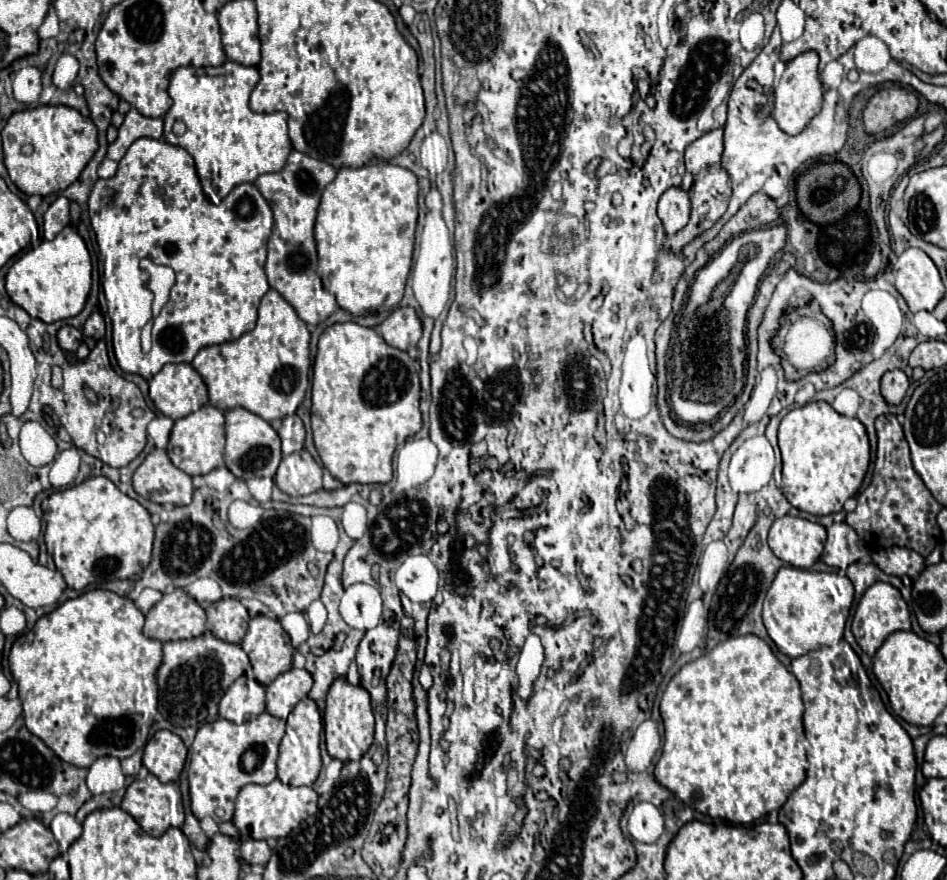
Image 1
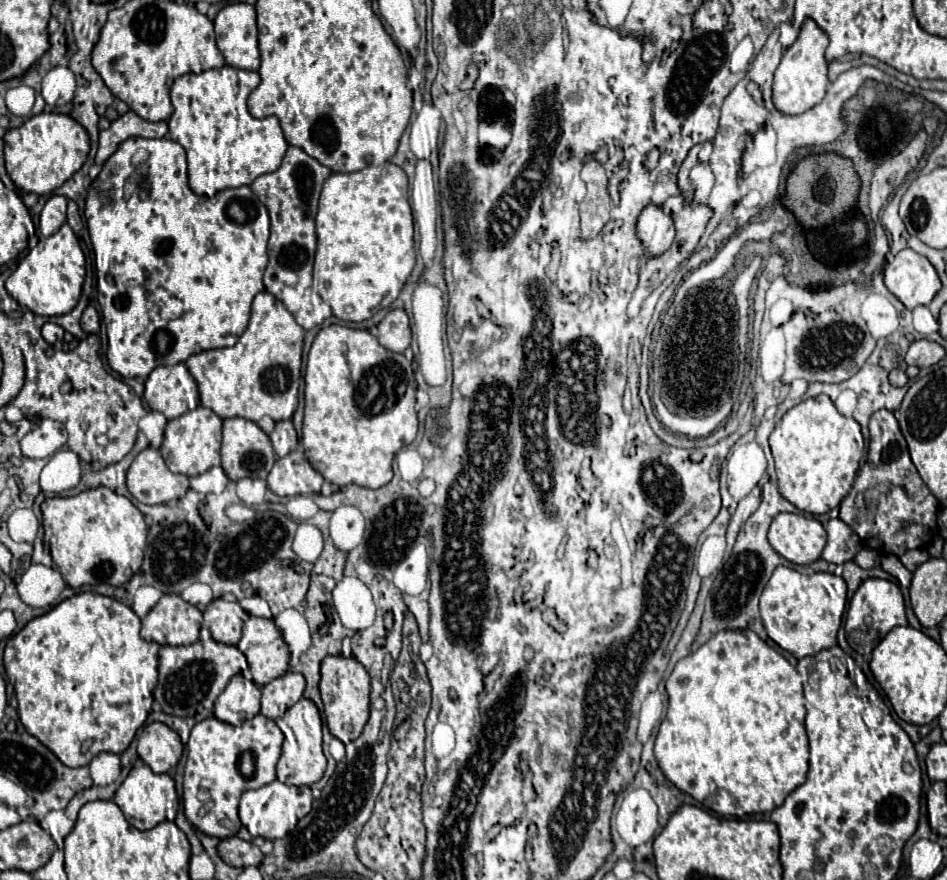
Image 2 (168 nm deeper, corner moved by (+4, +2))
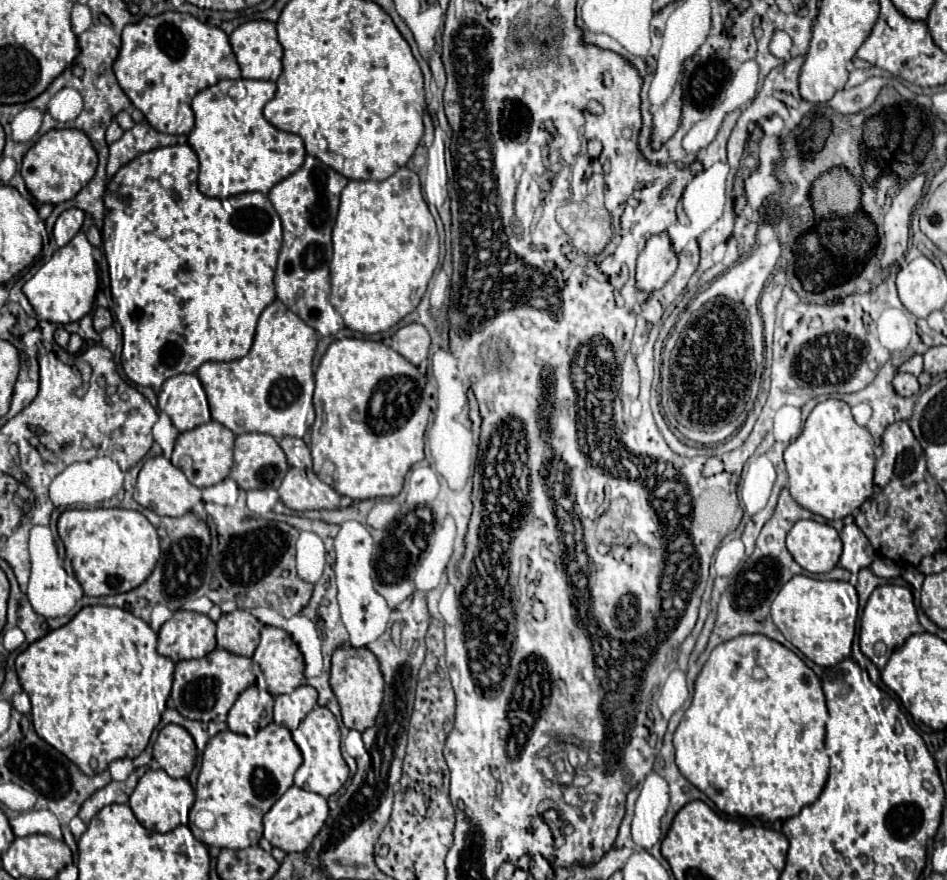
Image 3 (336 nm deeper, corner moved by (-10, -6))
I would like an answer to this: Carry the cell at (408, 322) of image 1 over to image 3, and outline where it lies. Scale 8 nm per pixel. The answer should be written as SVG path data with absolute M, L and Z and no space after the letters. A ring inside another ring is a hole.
M406 324L392 336L390 346L408 362L418 366L428 356L430 336L422 324Z

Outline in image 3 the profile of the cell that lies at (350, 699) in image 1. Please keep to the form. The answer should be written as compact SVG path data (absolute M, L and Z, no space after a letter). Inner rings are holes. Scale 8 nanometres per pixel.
M342 646L336 648L332 654L332 672L330 672L330 686L338 698L340 712L342 712L342 722L350 730L364 732L366 728L374 726L374 720L380 712L382 696L384 696L384 680L382 672L378 666L376 656L368 648L352 648L352 646Z

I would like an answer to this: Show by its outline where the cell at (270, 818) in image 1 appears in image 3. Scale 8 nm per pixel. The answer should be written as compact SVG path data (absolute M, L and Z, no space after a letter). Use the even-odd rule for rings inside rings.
M290 786L280 800L276 800L276 804L262 816L262 826L264 826L264 838L284 850L284 852L304 852L312 838L320 832L320 828L324 826L328 818L328 804L326 798L316 794L316 792L308 792L302 790L298 786Z

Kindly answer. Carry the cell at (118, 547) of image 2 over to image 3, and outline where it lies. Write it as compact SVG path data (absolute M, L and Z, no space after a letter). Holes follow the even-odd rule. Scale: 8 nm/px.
M74 508L58 518L58 534L66 546L74 574L86 596L122 594L140 586L156 566L160 538L148 518L124 508Z

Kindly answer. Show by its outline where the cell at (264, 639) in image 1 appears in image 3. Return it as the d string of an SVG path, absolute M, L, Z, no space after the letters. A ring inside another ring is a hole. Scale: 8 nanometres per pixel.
M264 626L260 634L260 644L252 656L252 660L258 664L261 672L256 678L256 686L259 690L266 690L272 696L292 692L304 682L304 658L294 640L286 630L274 628L274 626Z

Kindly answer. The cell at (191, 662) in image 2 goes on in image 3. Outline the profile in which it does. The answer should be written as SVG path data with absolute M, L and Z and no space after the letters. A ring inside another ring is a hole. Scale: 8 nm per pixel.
M214 650L202 660L180 660L174 670L172 700L176 710L190 720L226 722L226 714L242 690L256 682L260 667L246 656L236 656L228 650Z

